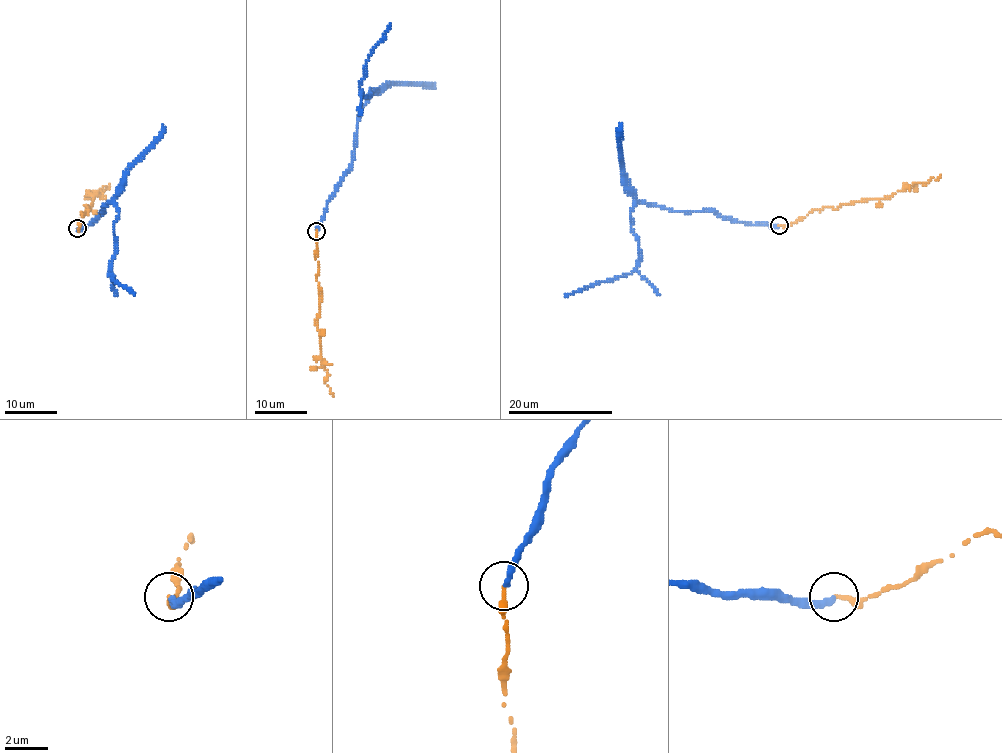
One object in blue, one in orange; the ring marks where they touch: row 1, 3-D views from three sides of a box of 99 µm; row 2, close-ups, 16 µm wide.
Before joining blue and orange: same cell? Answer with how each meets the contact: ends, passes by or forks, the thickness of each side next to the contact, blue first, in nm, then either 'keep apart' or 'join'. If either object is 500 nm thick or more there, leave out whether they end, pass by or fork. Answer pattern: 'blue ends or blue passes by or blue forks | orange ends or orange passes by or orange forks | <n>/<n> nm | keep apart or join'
blue ends | orange ends | 320/200 nm | keep apart

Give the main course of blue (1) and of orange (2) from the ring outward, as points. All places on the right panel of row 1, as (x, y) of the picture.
1: (779, 224), (750, 224), (637, 201), (631, 218), (639, 243), (637, 267), (565, 296)
2: (779, 224), (794, 223), (812, 210), (828, 206), (835, 208), (839, 204), (891, 195), (940, 175)

